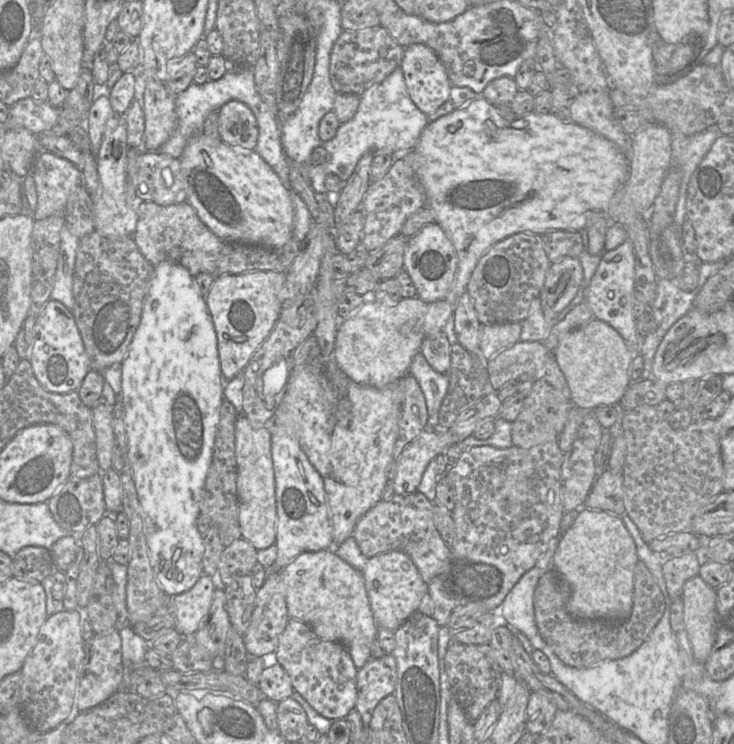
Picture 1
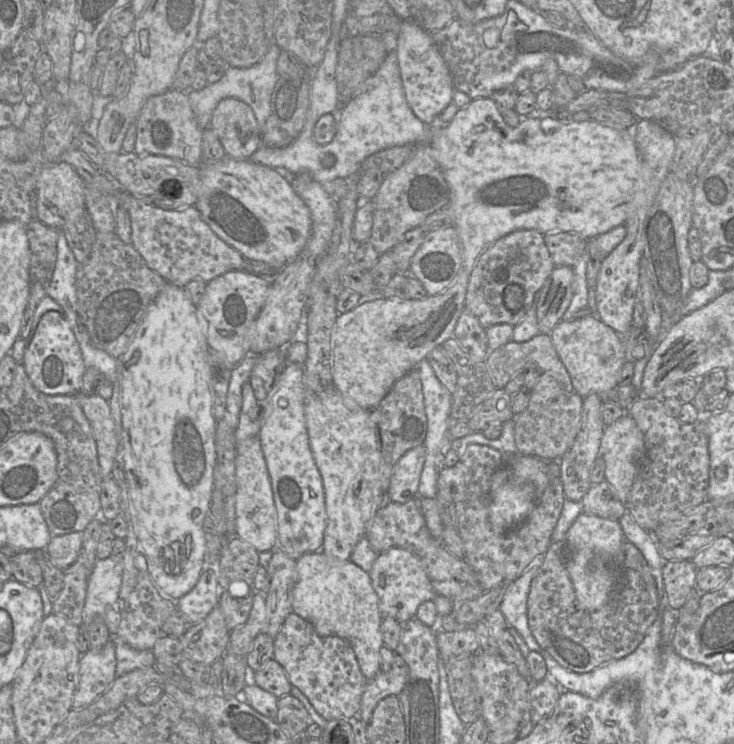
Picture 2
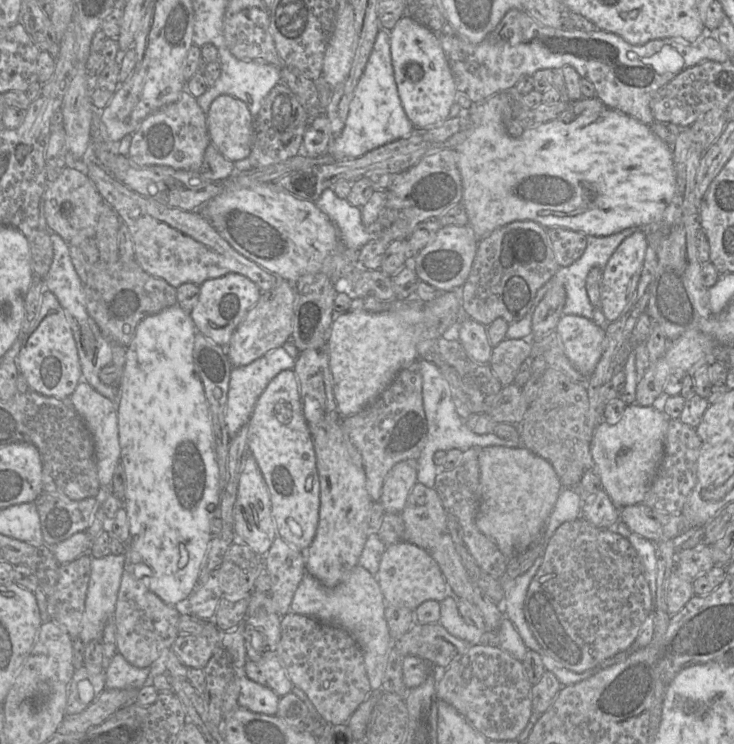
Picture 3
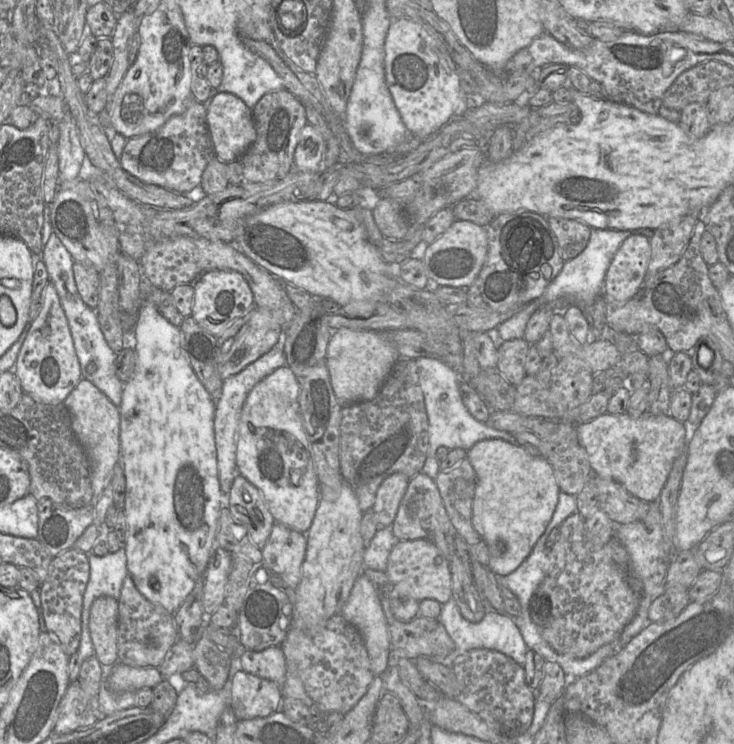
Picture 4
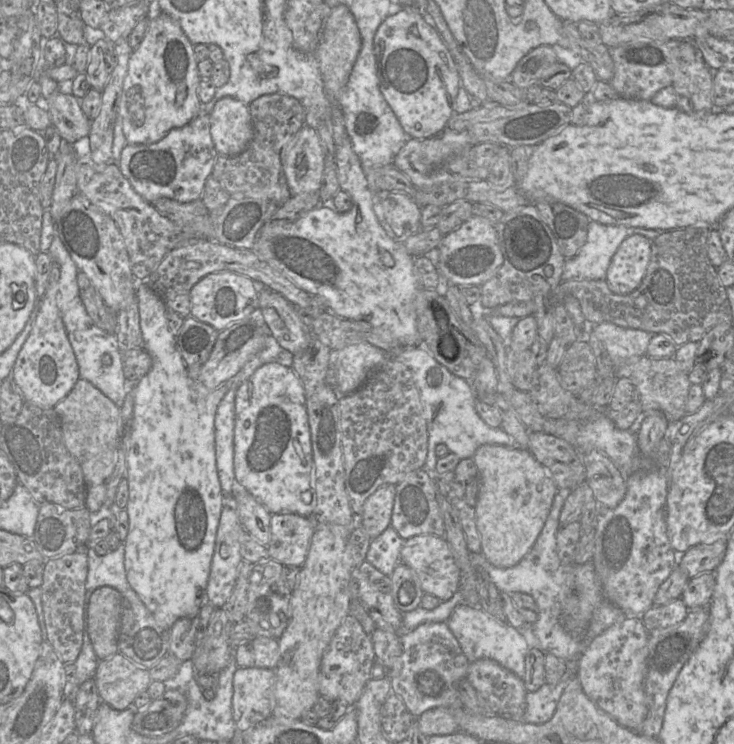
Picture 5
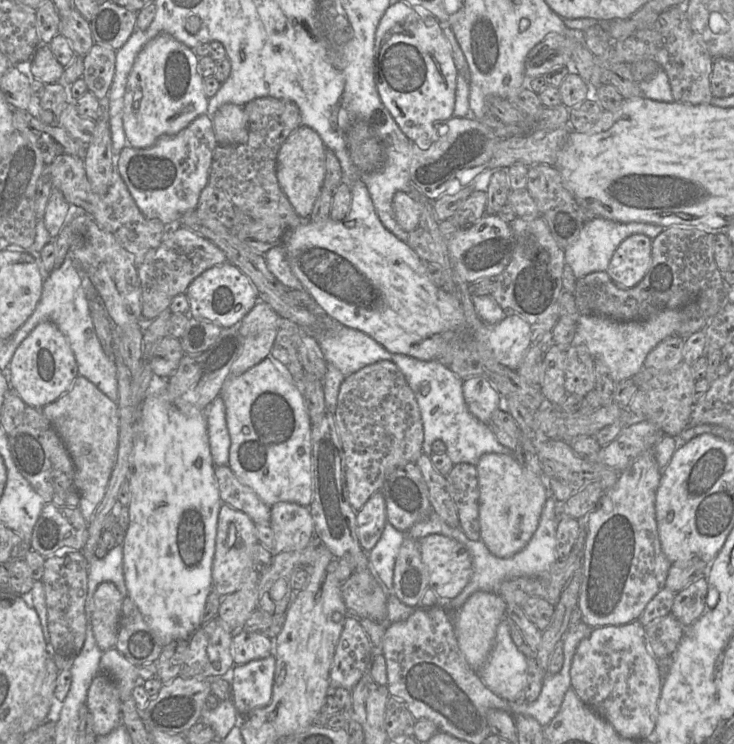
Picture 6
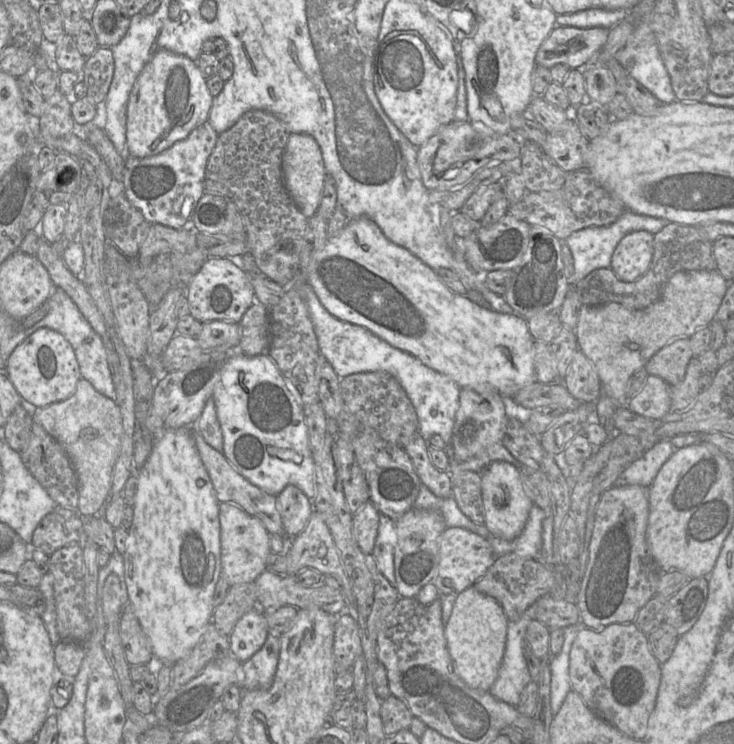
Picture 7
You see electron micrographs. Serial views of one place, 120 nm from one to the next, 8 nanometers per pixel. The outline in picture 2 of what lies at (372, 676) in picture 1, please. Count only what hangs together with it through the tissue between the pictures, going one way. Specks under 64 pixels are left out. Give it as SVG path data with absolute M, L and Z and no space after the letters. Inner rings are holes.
M395 654L389 672L379 672L368 680L361 699L358 717L368 725L376 705L387 696L398 696L408 680L409 667L404 659Z

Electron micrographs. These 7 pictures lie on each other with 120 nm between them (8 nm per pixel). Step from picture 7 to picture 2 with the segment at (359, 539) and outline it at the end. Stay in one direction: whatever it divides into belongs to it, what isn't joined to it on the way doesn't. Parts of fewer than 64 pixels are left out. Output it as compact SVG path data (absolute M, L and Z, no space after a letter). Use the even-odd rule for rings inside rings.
M421 444L409 449L399 458L387 490L391 501L403 504L418 497L425 455L425 447Z

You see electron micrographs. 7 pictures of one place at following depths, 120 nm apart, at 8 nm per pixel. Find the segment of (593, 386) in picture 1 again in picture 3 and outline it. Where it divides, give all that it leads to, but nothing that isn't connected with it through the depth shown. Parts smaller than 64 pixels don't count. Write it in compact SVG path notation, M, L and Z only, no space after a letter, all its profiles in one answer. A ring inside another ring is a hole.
M575 314L562 315L555 330L573 367L590 377L602 356L606 330L592 319Z

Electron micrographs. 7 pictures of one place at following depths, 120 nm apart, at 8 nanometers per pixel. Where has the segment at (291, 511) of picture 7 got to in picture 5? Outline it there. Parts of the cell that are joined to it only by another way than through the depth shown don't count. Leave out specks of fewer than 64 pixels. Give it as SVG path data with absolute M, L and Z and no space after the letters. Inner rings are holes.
M278 513L272 514L270 523L270 541L267 545L269 557L284 566L301 568L306 560L316 529L314 519L294 513Z

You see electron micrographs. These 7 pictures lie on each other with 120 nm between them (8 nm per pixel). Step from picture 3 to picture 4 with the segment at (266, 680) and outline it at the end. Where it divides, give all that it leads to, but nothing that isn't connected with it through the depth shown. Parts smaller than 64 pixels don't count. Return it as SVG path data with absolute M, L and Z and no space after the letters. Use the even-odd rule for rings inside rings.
M271 646L262 651L244 650L240 657L241 669L280 685L286 680L286 660L281 646Z

